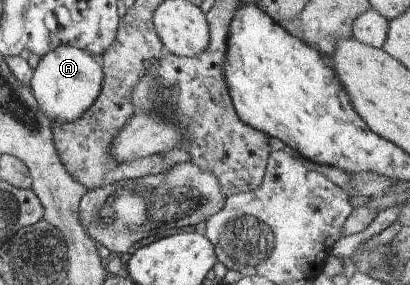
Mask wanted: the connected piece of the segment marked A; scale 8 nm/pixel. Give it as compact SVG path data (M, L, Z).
M61 44L41 57L33 69L30 90L54 128L59 122L80 118L96 102L104 77L100 58L94 58L86 49Z

